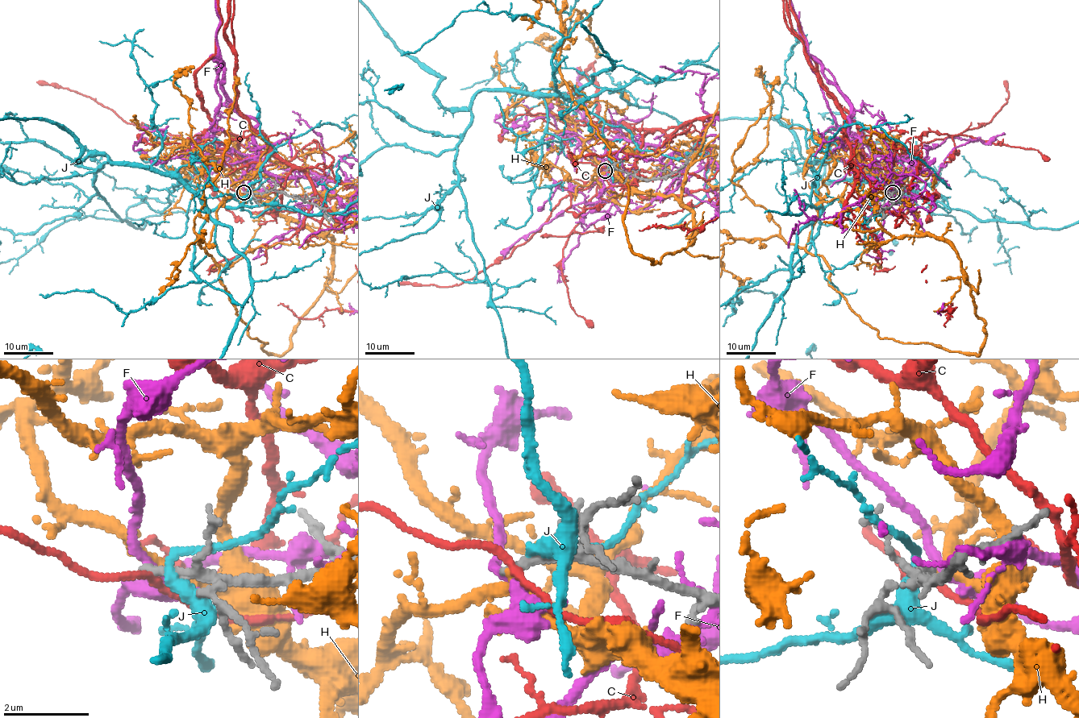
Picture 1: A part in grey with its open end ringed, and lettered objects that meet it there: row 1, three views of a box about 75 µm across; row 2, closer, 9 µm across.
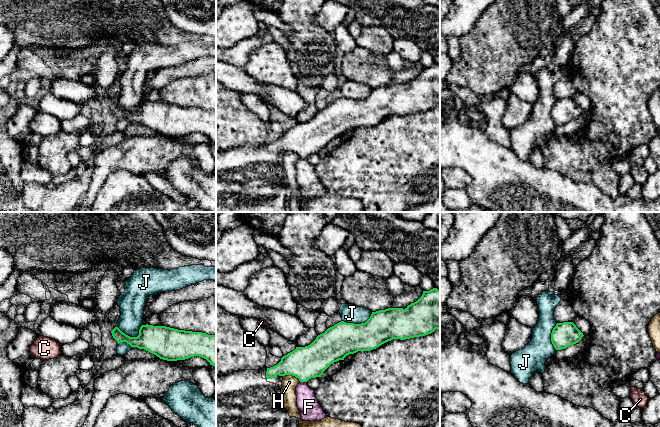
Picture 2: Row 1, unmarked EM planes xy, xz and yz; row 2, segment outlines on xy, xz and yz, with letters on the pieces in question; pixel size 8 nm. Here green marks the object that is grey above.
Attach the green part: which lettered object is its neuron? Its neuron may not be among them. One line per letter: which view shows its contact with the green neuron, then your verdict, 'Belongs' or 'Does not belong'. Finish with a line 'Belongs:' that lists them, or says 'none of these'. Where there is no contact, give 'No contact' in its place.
C: No contact. Does not belong
F: Touches green in xz. Does not belong
H: Touches green in xz. Does not belong
J: Touches green in xz. Does not belong
Belongs: none of these

